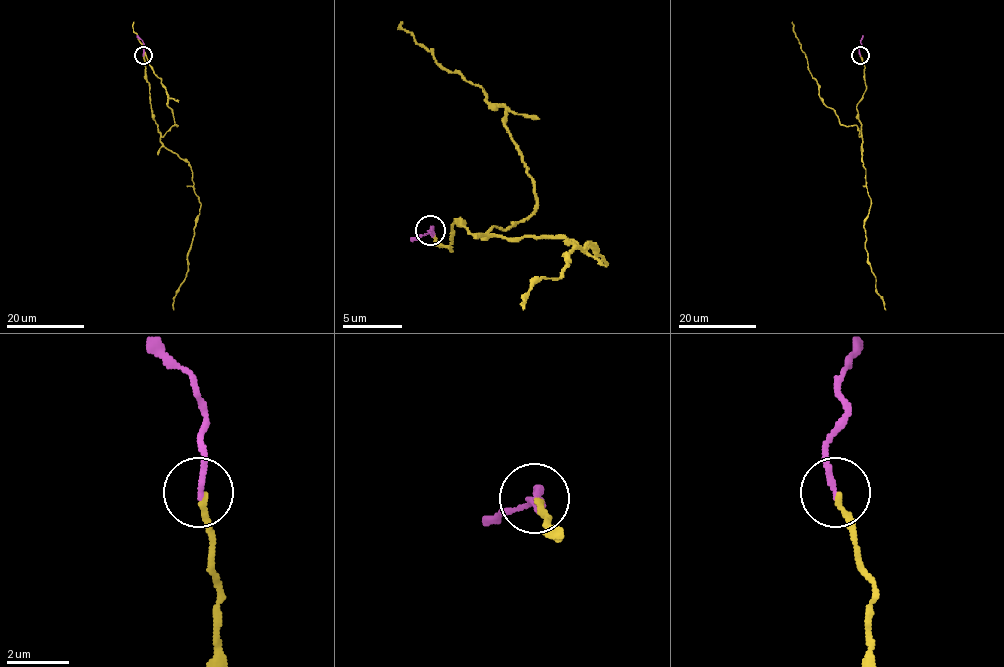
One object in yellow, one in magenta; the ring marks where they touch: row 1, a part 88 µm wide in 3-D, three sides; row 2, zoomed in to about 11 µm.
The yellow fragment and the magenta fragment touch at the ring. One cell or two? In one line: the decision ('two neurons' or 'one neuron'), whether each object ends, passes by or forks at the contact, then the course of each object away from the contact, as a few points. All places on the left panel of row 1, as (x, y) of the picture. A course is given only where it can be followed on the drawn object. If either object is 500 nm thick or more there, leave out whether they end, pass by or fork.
one neuron; yellow ends; magenta ends; course yellow (143, 55), (160, 140), (188, 163), (201, 204), (187, 256), (188, 272), (174, 296), (173, 310); course magenta (143, 55), (144, 44), (136, 35)

